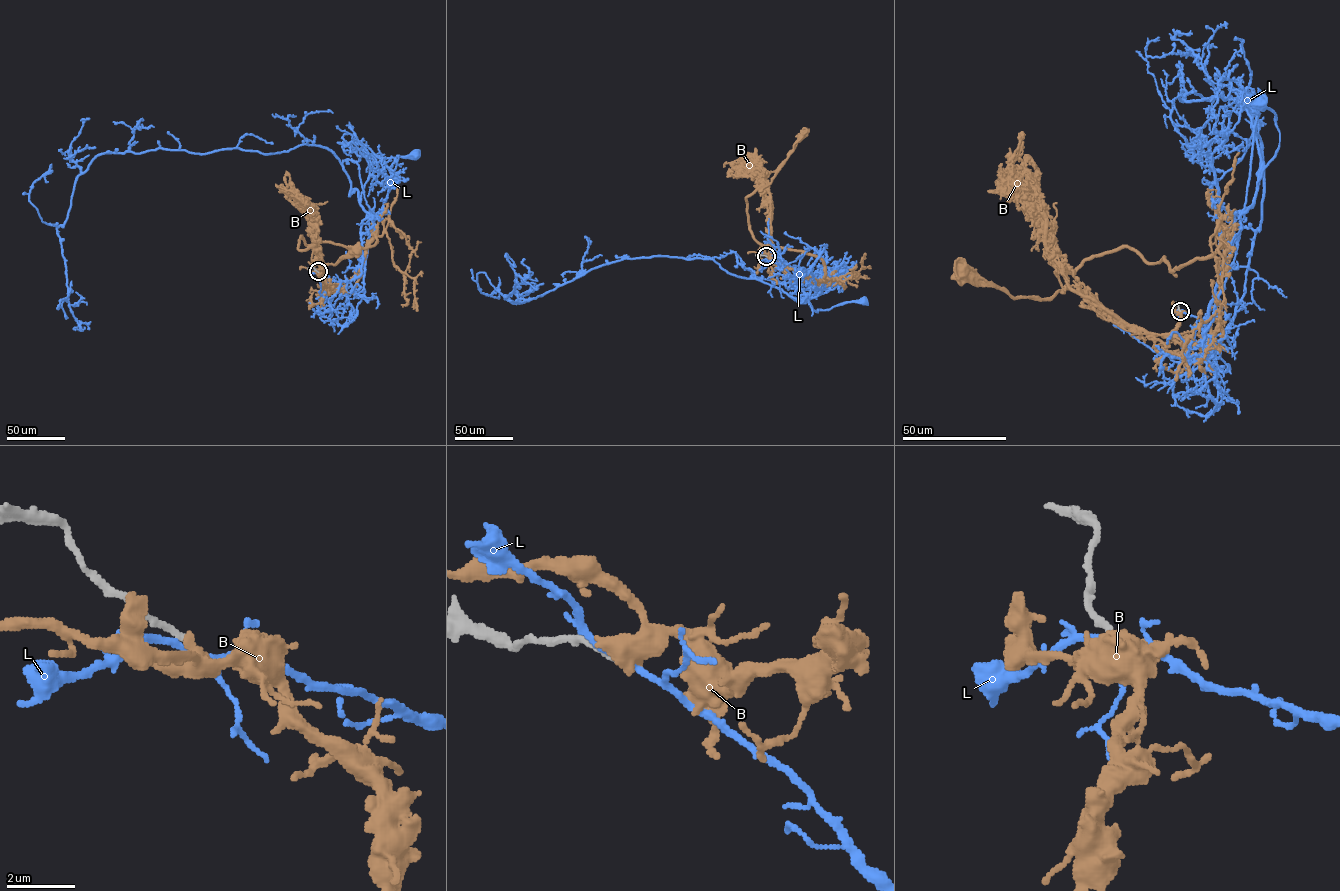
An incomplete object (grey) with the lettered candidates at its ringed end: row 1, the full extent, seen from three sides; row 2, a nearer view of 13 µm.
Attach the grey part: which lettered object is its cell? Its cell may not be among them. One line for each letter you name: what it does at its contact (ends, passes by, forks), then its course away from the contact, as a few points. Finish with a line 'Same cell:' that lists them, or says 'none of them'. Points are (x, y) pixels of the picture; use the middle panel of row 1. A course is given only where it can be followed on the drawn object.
Same cell: none of them

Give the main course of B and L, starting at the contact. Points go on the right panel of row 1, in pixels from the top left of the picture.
B: (1180, 311), (1170, 333), (1146, 333), (1076, 293), (1054, 266), (1062, 288), (1047, 298), (1012, 297), (960, 271)
L: (1179, 310), (1203, 329), (1234, 216), (1252, 204), (1279, 148), (1276, 115), (1258, 103)

